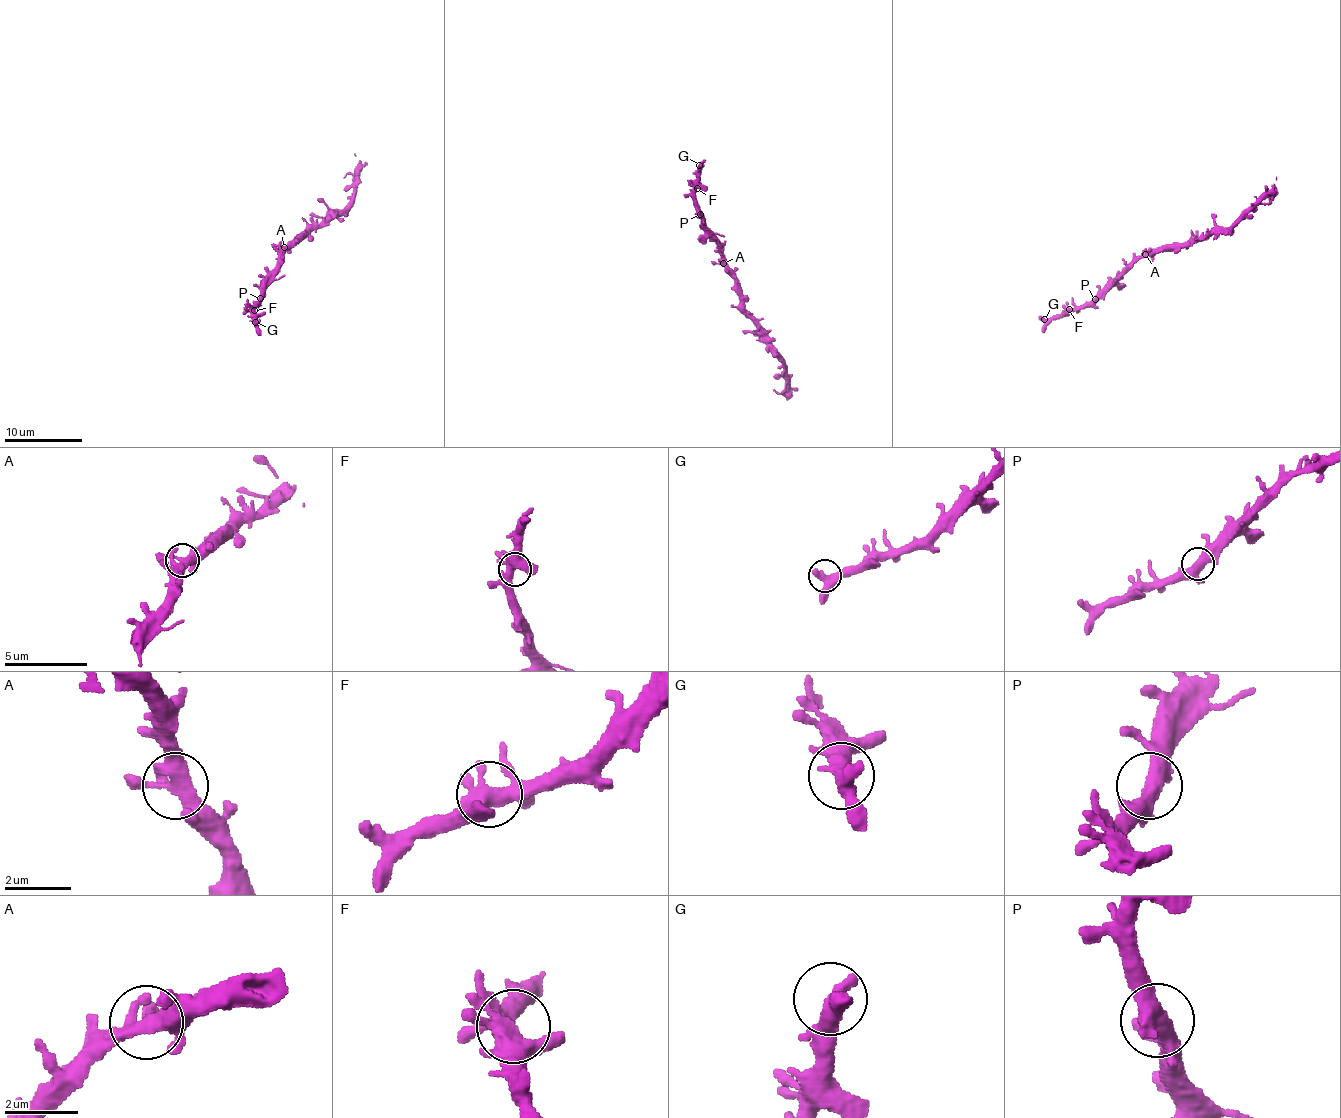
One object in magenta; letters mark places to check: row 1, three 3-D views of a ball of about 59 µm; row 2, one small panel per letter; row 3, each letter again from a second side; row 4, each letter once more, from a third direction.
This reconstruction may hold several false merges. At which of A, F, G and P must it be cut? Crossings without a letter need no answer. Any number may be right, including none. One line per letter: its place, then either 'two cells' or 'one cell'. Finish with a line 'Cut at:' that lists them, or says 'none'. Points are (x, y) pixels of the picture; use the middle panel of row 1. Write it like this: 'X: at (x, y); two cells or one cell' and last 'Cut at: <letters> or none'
A: at (723, 263); one cell
F: at (697, 188); one cell
G: at (699, 165); one cell
P: at (700, 214); one cell
Cut at: none

